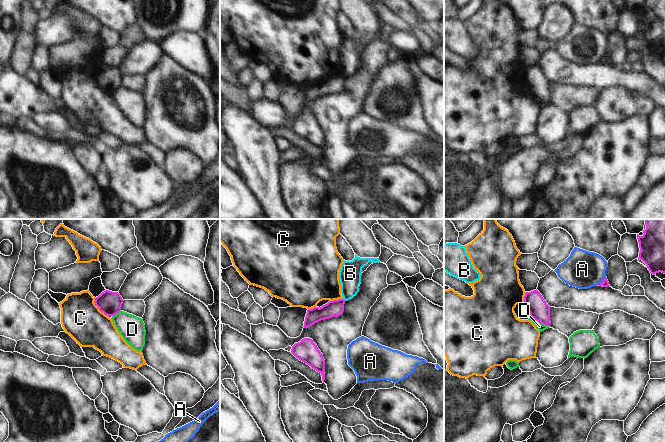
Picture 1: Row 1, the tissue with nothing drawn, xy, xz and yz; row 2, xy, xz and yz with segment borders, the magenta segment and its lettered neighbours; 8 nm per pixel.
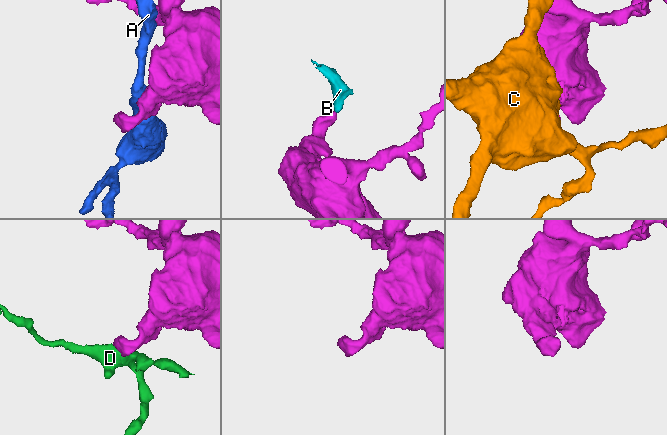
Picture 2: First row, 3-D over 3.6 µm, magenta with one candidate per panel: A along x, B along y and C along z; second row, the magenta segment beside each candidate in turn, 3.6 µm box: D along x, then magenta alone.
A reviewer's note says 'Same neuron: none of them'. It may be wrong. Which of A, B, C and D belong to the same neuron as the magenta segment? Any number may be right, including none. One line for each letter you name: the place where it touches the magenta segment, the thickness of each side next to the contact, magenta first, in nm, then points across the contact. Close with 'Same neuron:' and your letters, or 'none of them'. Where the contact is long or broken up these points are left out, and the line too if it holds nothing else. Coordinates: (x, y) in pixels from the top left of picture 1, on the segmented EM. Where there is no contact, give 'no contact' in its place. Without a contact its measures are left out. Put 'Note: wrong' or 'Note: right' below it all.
Same neuron: none of them
Note: right

